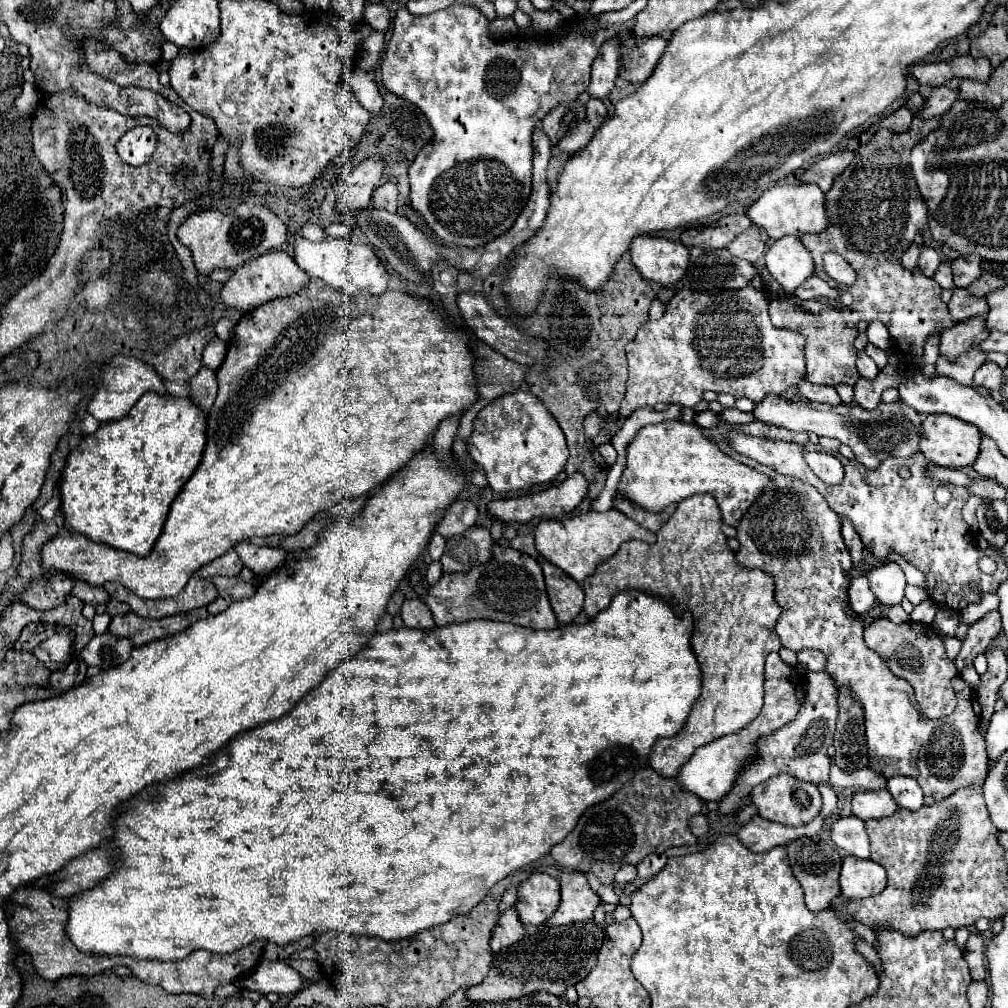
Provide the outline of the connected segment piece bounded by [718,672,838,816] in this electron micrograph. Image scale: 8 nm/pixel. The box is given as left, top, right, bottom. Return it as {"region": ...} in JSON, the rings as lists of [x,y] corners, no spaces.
{"region":[[[808,672],[806,674],[806,700],[800,706],[796,718],[788,722],[786,726],[778,728],[770,736],[762,736],[756,740],[754,746],[758,750],[758,756],[750,760],[740,772],[730,788],[730,794],[726,794],[718,802],[718,816],[734,816],[742,806],[750,804],[750,792],[756,784],[778,776],[778,774],[790,774],[798,780],[822,784],[828,782],[830,774],[830,758],[826,754],[828,746],[832,744],[834,736],[834,722],[836,722],[836,684],[826,676],[826,672]]]}

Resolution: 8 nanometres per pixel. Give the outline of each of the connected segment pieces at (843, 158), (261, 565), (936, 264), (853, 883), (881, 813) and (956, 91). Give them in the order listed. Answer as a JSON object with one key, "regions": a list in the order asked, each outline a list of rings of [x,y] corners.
{"regions":[[[[850,150],[824,156],[802,174],[802,182],[814,182],[822,188],[822,192],[828,192],[834,178],[840,176],[848,168],[848,164],[854,160],[854,156],[856,156],[856,152],[850,152]]],[[[238,542],[236,552],[244,566],[248,566],[254,574],[268,574],[274,568],[282,566],[282,562],[286,560],[286,552],[282,548],[254,546],[250,542]]],[[[924,246],[922,254],[920,254],[920,260],[918,260],[918,266],[920,266],[922,274],[928,276],[928,278],[932,278],[936,274],[936,270],[940,268],[940,264],[942,264],[940,254],[932,246]]],[[[846,856],[840,870],[840,888],[846,898],[866,898],[886,888],[886,870],[872,860]]],[[[886,790],[878,792],[858,792],[852,798],[852,814],[860,820],[872,820],[872,818],[884,818],[892,816],[898,810],[898,804]]],[[[954,78],[938,88],[932,90],[932,96],[926,100],[926,108],[922,110],[922,118],[934,118],[934,116],[944,116],[952,104],[960,98],[960,80]]]]}

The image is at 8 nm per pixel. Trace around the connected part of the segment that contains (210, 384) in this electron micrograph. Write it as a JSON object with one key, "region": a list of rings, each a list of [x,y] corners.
{"region":[[[200,368],[200,372],[190,380],[188,386],[190,386],[192,404],[196,404],[204,414],[208,414],[218,392],[216,372],[210,368]]]}

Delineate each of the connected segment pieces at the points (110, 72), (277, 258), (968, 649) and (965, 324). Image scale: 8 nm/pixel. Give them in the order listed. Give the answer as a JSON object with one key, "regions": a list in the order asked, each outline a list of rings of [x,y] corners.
{"regions":[[[[90,38],[84,40],[84,62],[92,72],[100,74],[106,80],[112,80],[118,86],[148,88],[160,94],[164,90],[164,86],[158,82],[158,70],[154,66],[126,62],[124,56],[104,46],[102,42],[94,42]]],[[[270,252],[254,260],[246,260],[242,266],[238,266],[232,272],[232,276],[224,282],[220,296],[228,308],[248,312],[248,310],[258,308],[264,302],[286,298],[294,292],[300,292],[300,288],[306,286],[306,280],[308,280],[308,274],[300,270],[298,264],[286,252]]],[[[988,612],[984,618],[980,618],[978,622],[974,622],[968,628],[968,634],[962,642],[962,648],[954,660],[958,672],[964,670],[966,666],[972,666],[974,658],[982,652],[988,650],[988,646],[992,644],[992,640],[998,636],[998,632],[1002,630],[1002,620],[1000,620],[1000,612]]],[[[974,316],[970,320],[962,320],[956,322],[952,328],[944,330],[940,334],[940,352],[948,358],[948,360],[956,360],[958,354],[970,350],[974,344],[986,340],[990,334],[990,330],[986,328],[986,320],[984,316]]]]}

